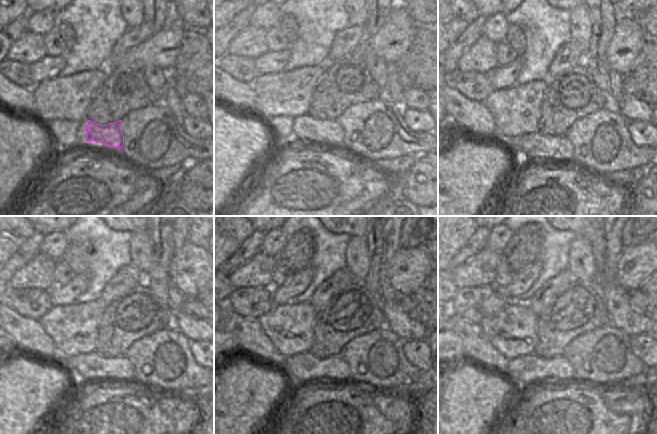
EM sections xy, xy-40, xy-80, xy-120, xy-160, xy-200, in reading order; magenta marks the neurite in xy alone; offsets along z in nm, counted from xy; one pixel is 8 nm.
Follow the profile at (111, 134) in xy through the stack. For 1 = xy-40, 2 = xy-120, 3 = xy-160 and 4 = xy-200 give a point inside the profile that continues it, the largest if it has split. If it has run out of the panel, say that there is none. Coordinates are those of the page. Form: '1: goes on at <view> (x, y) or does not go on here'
1: goes on at xy-40 (329, 132)
2: goes on at xy-120 (88, 369)
3: goes on at xy-160 (304, 368)
4: goes on at xy-200 (525, 371)

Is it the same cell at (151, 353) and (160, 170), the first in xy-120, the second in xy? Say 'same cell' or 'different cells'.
different cells

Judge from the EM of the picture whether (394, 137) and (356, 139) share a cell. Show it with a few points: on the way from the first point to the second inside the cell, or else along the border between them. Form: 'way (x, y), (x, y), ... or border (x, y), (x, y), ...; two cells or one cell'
way (385, 137), (368, 137), (365, 139); one cell

